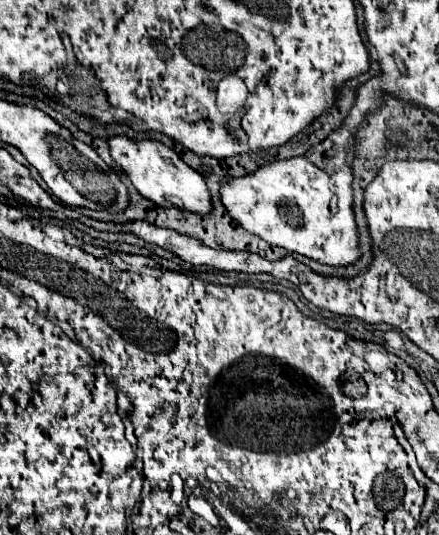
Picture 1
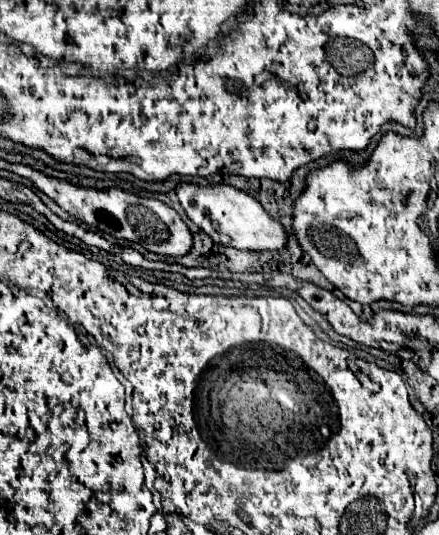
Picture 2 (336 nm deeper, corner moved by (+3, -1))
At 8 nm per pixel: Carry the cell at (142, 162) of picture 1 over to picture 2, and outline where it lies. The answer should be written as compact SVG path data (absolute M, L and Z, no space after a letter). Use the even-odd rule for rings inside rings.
M180 182L174 188L174 194L178 196L182 208L186 210L188 218L204 230L214 242L222 246L232 246L238 250L276 250L286 246L286 234L284 228L272 220L266 210L260 206L260 202L246 192L228 186L228 184L188 184Z

